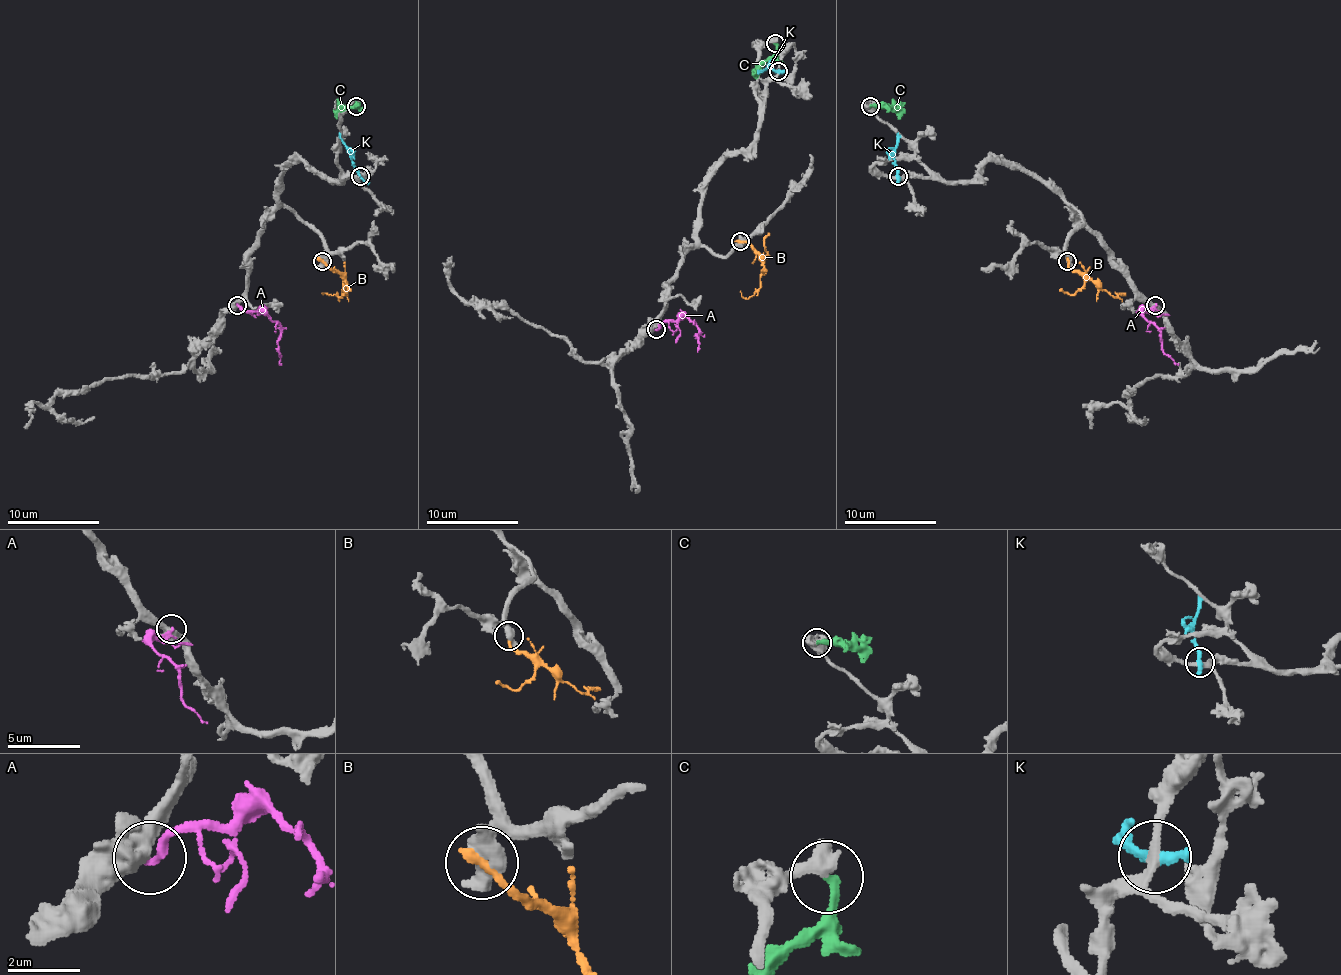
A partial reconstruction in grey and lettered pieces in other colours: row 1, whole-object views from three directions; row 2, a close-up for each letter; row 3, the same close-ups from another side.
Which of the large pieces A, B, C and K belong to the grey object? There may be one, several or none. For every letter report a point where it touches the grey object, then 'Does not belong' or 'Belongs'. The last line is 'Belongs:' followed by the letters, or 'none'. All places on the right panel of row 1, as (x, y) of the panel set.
A: Touches grey at (1155, 305). Does not belong
B: Touches grey at (1067, 261). Does not belong
C: Touches grey at (870, 106). Belongs
K: Touches grey at (898, 176). Does not belong
Belongs: C

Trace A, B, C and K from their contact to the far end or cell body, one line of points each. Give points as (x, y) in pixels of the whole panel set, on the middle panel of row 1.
A: (656, 328), (663, 321), (677, 321), (686, 317), (698, 328), (698, 351)
B: (740, 240), (751, 247), (763, 268), (756, 291), (744, 298), (740, 291)
C: (774, 44), (776, 51), (756, 79)
K: (779, 72), (767, 67), (758, 72)

